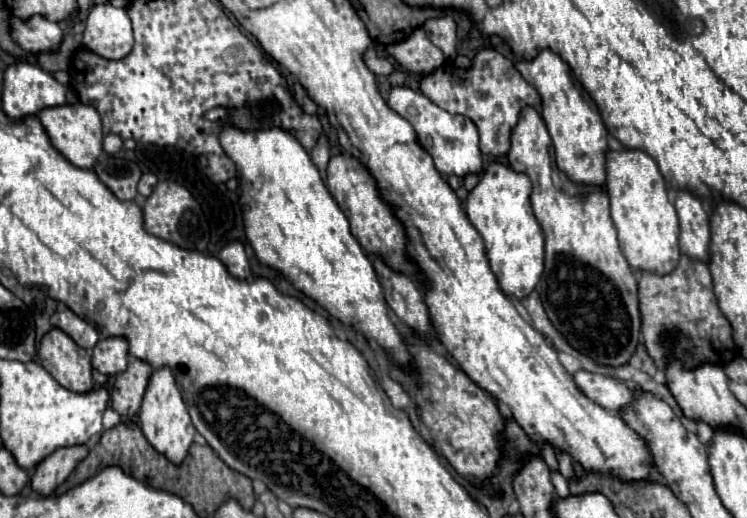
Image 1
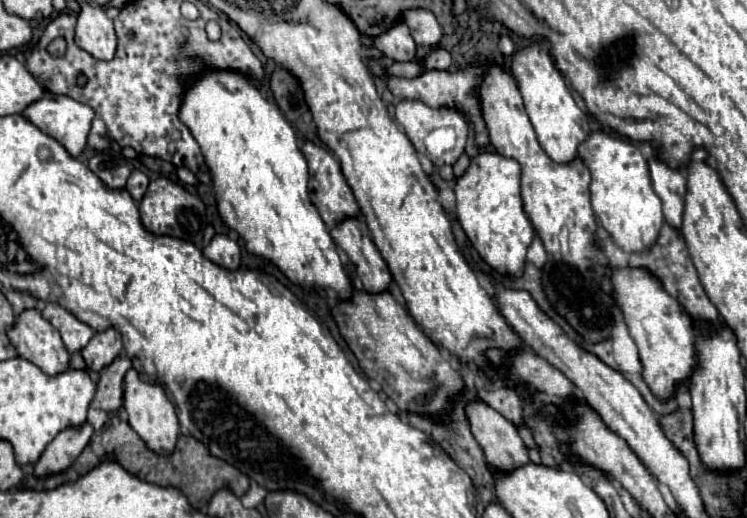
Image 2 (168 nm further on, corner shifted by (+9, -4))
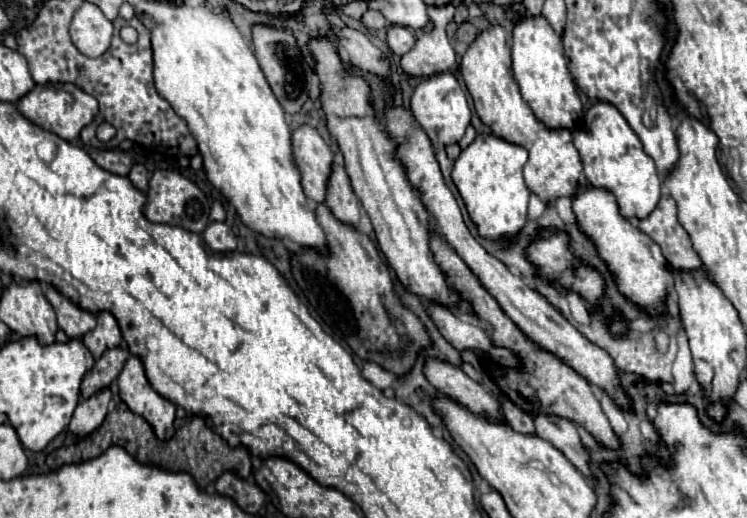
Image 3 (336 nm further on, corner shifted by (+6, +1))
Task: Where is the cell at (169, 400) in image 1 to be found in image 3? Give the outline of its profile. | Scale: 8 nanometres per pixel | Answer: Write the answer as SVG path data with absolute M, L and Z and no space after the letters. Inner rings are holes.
M130 356L126 360L118 376L118 394L132 412L146 418L160 440L172 438L176 406L164 396L156 394L144 374L144 366L138 356Z

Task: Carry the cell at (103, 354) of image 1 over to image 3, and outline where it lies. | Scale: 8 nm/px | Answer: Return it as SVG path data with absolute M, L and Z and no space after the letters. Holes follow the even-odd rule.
M98 312L98 324L96 324L96 328L90 330L90 332L86 332L82 336L82 340L90 348L90 352L92 352L94 358L102 356L102 352L106 352L110 348L120 346L122 334L120 334L116 318L110 312Z

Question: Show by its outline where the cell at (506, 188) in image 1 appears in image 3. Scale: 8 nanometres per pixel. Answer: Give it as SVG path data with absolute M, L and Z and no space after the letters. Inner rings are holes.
M480 134L470 146L466 146L454 162L452 180L464 198L466 210L472 222L478 226L480 236L492 240L514 238L528 216L530 190L522 178L522 168L528 160L528 152L512 142L506 142L494 134Z

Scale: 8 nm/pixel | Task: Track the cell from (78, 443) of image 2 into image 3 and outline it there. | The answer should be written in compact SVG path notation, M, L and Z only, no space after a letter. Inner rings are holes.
M102 388L96 394L92 394L88 400L82 400L74 410L74 416L70 420L68 430L78 438L94 432L106 418L110 398L112 398L112 390Z

